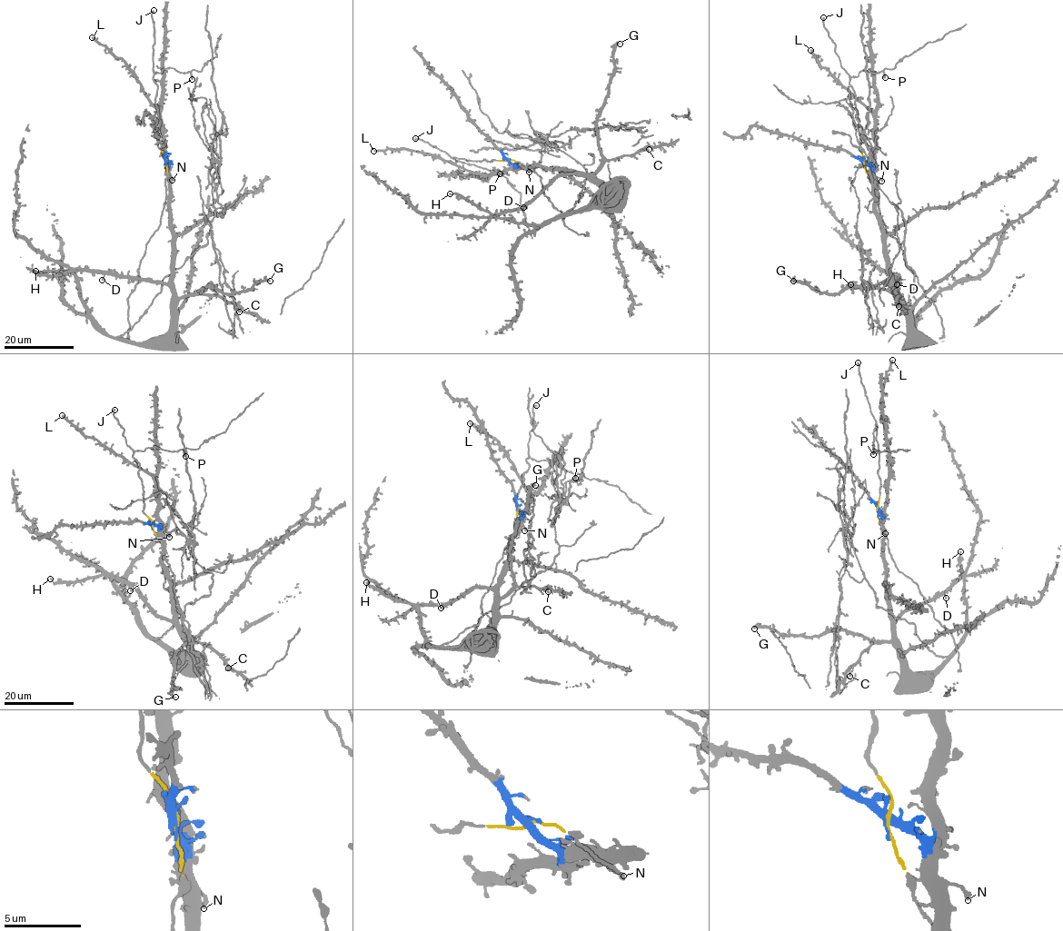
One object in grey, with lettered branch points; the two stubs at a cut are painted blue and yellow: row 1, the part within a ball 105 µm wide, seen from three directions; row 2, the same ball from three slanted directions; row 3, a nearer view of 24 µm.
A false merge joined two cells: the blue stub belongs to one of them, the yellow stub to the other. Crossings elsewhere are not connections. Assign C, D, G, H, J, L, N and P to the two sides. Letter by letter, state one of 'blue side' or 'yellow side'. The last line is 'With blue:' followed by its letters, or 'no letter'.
C: blue side
D: blue side
G: blue side
H: blue side
J: yellow side
L: blue side
N: blue side
P: yellow side
With blue: C, D, G, H, L, N

